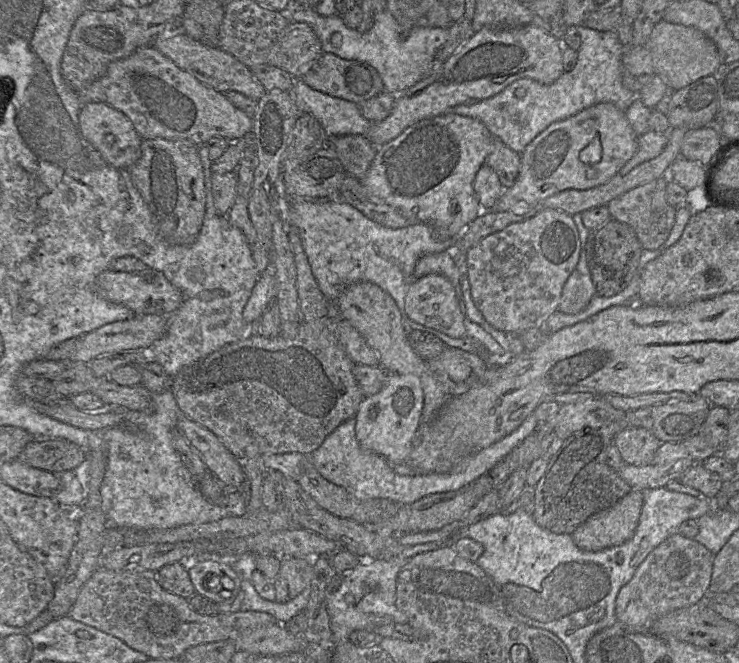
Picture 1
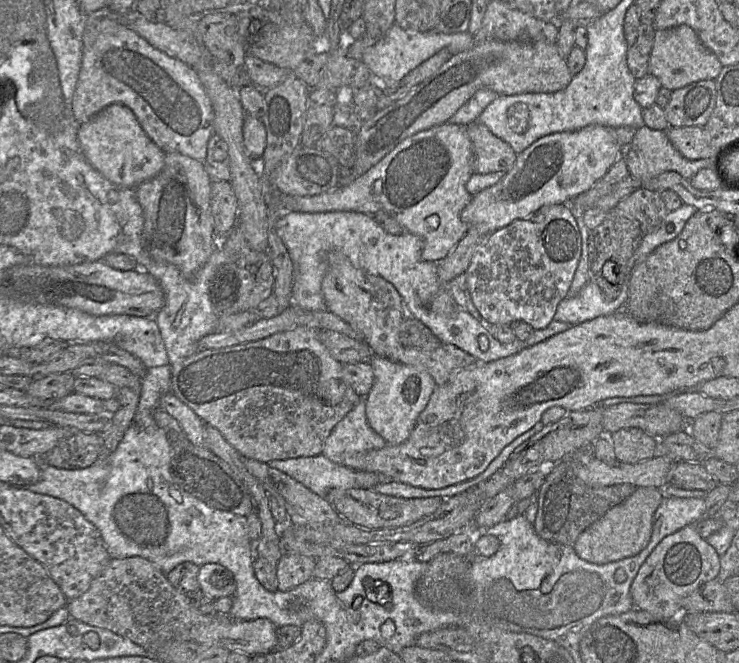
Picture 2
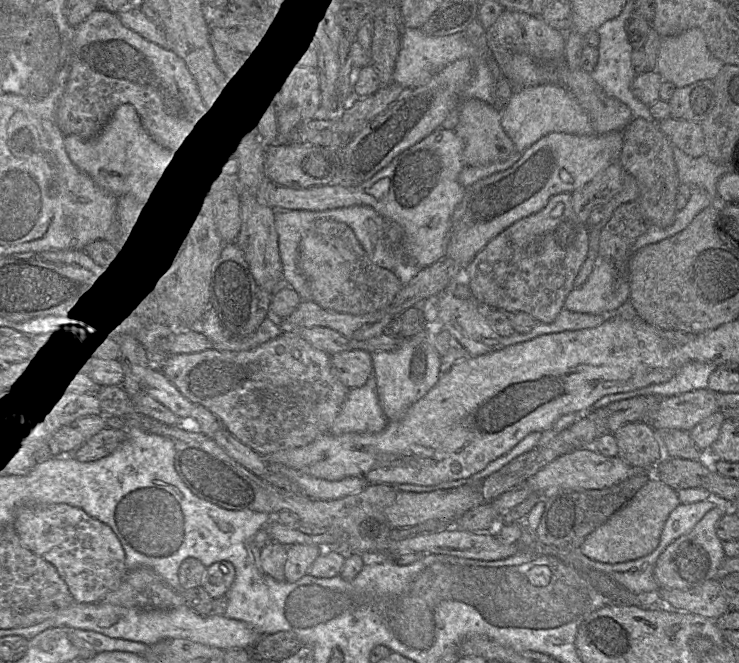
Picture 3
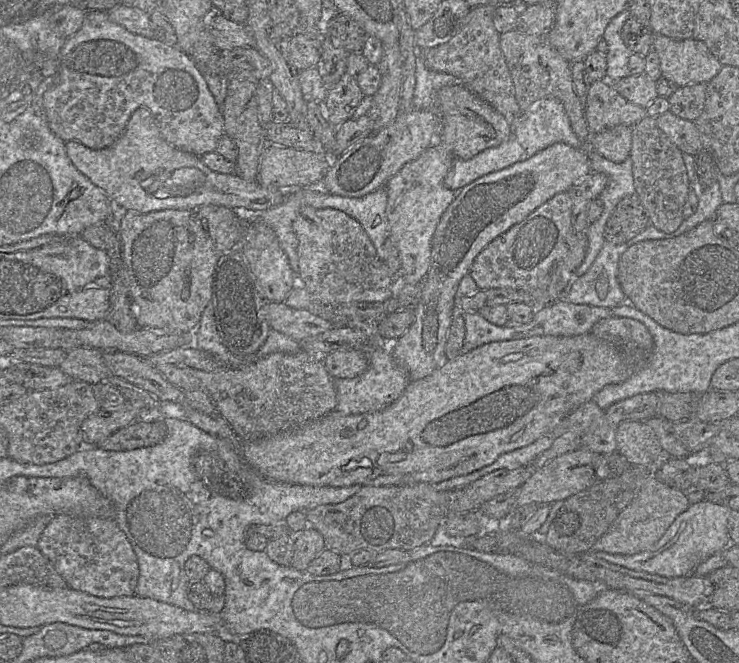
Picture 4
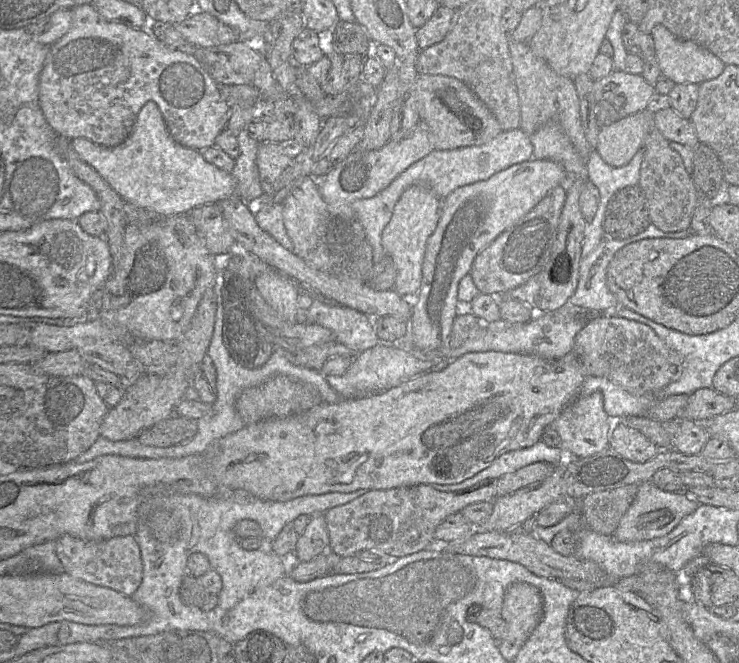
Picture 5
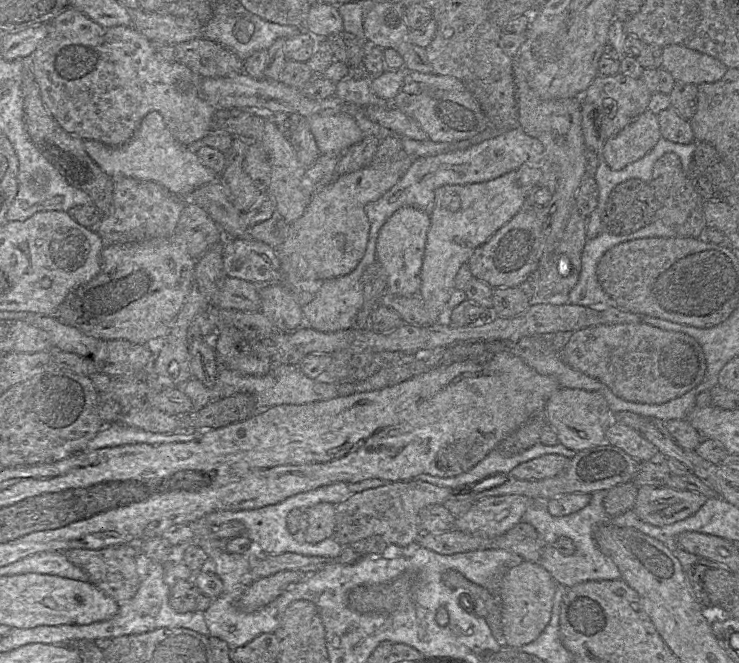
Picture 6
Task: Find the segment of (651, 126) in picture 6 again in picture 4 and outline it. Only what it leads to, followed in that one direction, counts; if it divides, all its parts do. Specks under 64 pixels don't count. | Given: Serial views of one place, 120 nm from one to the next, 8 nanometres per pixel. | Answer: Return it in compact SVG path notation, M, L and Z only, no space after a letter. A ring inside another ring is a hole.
M618 125L605 129L590 137L593 149L605 159L622 163L631 151L632 126Z

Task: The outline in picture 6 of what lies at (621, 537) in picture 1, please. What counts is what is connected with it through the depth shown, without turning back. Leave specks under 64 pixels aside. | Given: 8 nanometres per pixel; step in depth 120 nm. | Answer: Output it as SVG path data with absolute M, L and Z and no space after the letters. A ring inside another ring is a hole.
M643 486L638 490L635 514L654 526L667 526L694 515L709 498L692 491Z

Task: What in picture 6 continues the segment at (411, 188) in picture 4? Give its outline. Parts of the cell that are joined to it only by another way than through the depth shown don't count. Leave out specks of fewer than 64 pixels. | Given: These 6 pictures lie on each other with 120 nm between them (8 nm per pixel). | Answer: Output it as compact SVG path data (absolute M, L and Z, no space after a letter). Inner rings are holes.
M411 206L396 211L382 226L376 242L376 261L387 275L389 293L412 297L418 296L421 286L421 268L430 228L430 213Z

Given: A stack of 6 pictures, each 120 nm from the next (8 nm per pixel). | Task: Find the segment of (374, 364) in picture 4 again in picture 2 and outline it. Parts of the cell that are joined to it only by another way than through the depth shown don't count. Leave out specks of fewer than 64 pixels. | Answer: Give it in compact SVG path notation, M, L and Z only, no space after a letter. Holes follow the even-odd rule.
M366 397L339 421L328 436L322 455L338 465L346 466L346 459L356 454L381 449L386 441L368 424Z

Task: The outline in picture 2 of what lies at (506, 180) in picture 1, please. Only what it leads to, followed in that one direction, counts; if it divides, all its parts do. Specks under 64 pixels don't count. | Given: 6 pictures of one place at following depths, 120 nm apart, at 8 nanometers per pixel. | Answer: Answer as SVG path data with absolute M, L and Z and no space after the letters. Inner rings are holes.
M478 120L466 126L473 147L473 172L508 172L516 161L512 147Z

